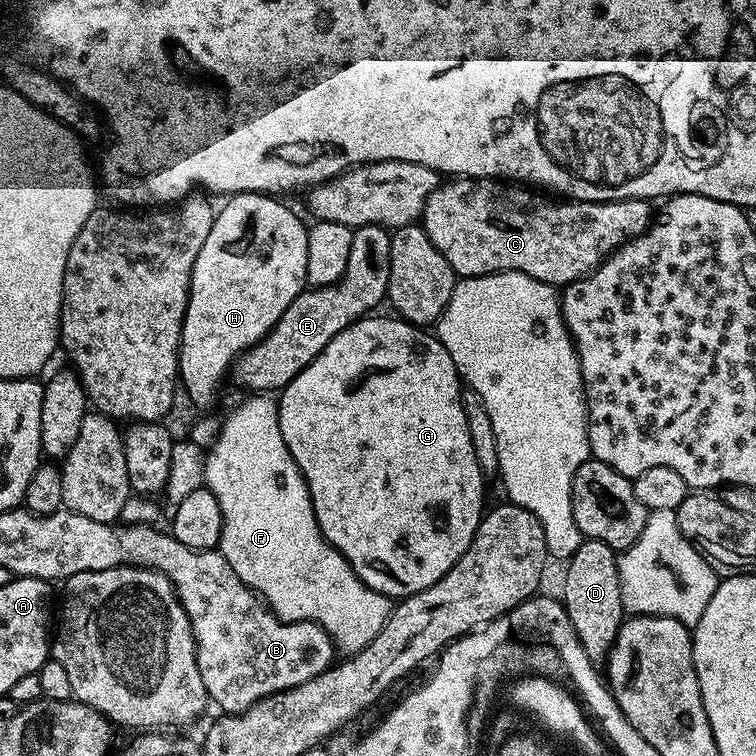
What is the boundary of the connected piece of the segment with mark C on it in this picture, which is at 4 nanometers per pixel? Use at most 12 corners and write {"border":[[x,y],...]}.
{"border":[[452,178],[422,226],[457,277],[563,286],[654,219],[646,200]]}

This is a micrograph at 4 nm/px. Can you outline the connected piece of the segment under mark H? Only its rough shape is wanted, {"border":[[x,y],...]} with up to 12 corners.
{"border":[[237,192],[194,262],[178,380],[215,398],[308,284],[308,228]]}

